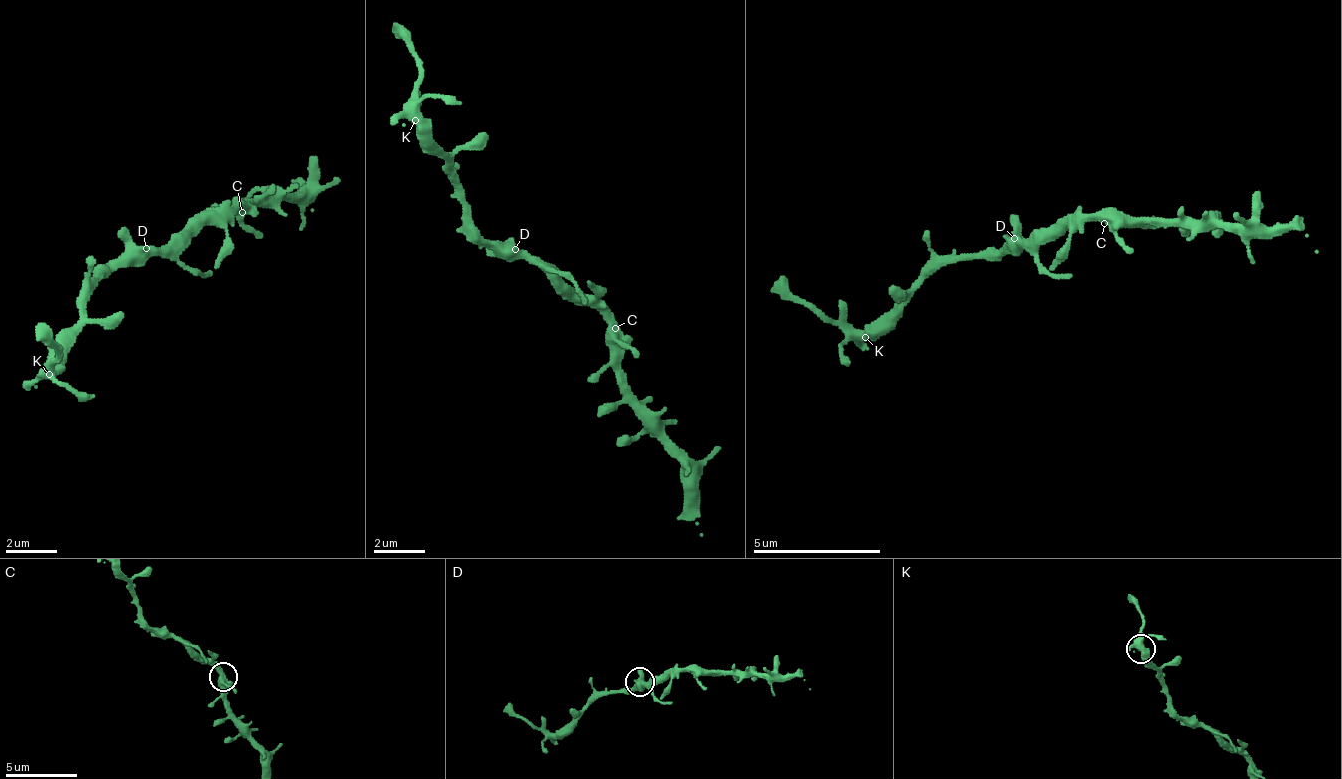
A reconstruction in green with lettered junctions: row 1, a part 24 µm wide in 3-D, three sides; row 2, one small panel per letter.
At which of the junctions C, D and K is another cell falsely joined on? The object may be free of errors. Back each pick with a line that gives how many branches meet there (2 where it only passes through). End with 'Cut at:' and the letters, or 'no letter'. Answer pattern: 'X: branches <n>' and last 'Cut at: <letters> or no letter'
Cut at: no letter

